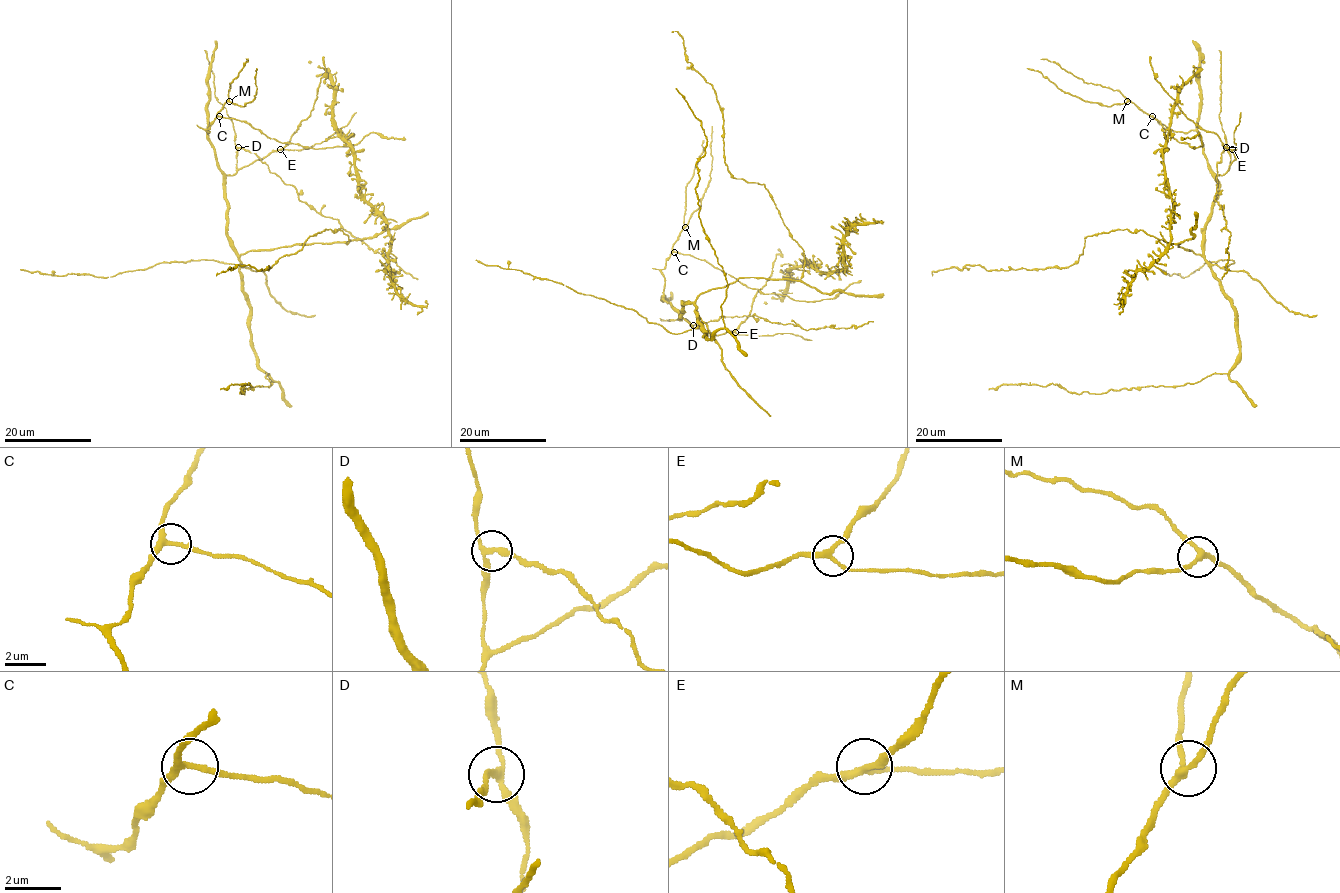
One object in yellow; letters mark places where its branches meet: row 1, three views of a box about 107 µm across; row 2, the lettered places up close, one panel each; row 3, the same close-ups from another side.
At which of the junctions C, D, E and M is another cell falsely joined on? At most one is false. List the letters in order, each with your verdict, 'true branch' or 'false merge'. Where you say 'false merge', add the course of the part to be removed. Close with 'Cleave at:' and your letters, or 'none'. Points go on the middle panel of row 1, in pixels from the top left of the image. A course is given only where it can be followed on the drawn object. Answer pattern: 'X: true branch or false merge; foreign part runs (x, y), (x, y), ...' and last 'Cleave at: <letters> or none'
C: true branch
D: false merge; foreign part runs (694, 325), (721, 316), (755, 314), (807, 330), (846, 328), (873, 321)
E: true branch
M: true branch
Cleave at: D

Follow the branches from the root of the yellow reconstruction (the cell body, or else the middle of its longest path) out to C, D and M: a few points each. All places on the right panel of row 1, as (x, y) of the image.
C: (1210, 220), (1218, 179), (1208, 164), (1200, 136), (1195, 130), (1171, 130), (1152, 116)
D: (1210, 220), (1211, 202), (1218, 193), (1216, 176), (1222, 175), (1230, 166), (1231, 154), (1225, 148)
M: (1210, 220), (1218, 179), (1208, 164), (1200, 136), (1195, 130), (1171, 130), (1127, 101)

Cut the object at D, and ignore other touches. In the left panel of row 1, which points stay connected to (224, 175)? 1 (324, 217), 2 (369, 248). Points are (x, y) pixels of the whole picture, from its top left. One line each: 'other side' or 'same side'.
1: other side
2: other side

